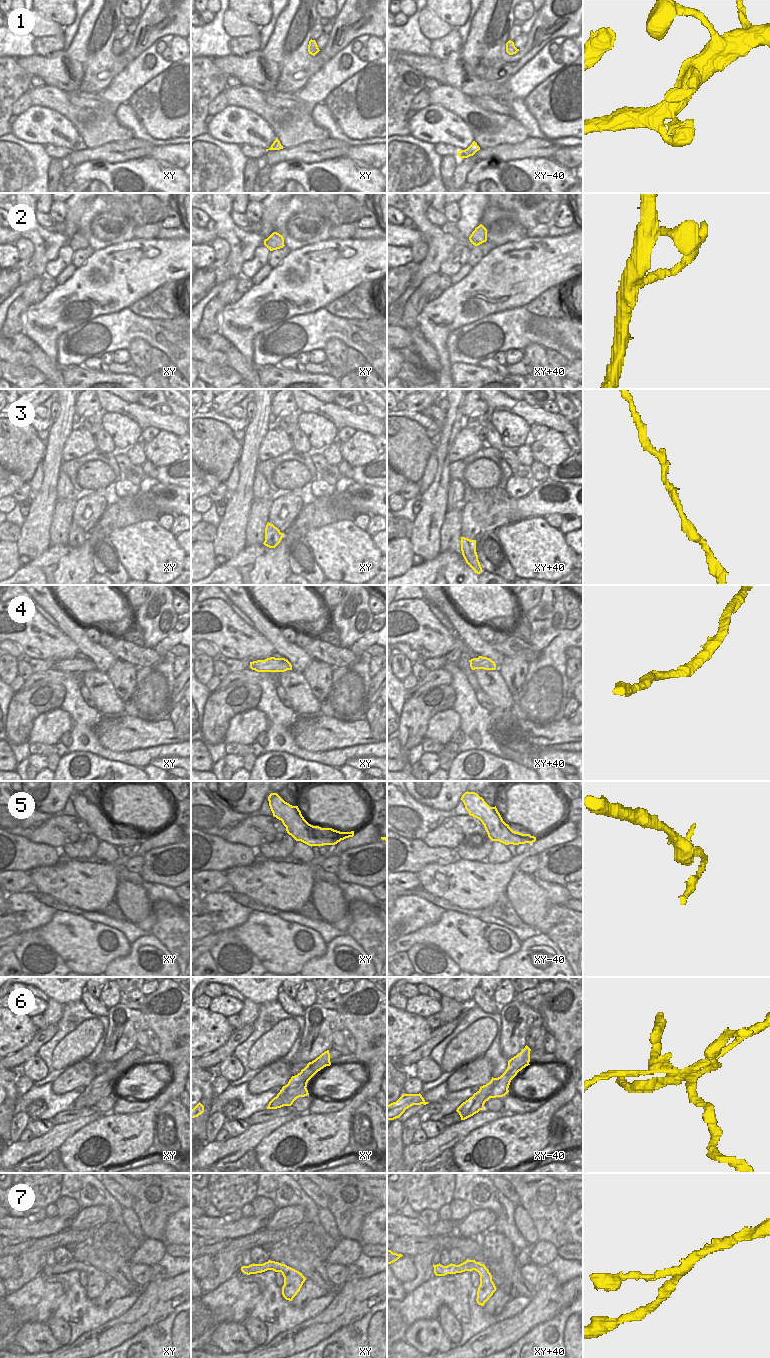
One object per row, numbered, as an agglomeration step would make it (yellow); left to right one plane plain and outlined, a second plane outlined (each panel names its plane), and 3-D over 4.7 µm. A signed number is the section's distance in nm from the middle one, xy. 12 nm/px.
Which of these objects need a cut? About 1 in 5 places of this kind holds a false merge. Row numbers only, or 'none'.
5, 6

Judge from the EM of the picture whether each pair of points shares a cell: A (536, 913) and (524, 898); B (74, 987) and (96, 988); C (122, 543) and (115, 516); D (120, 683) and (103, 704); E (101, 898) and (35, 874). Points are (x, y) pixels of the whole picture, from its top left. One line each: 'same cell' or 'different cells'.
A: same cell
B: different cells
C: different cells
D: different cells
E: same cell

